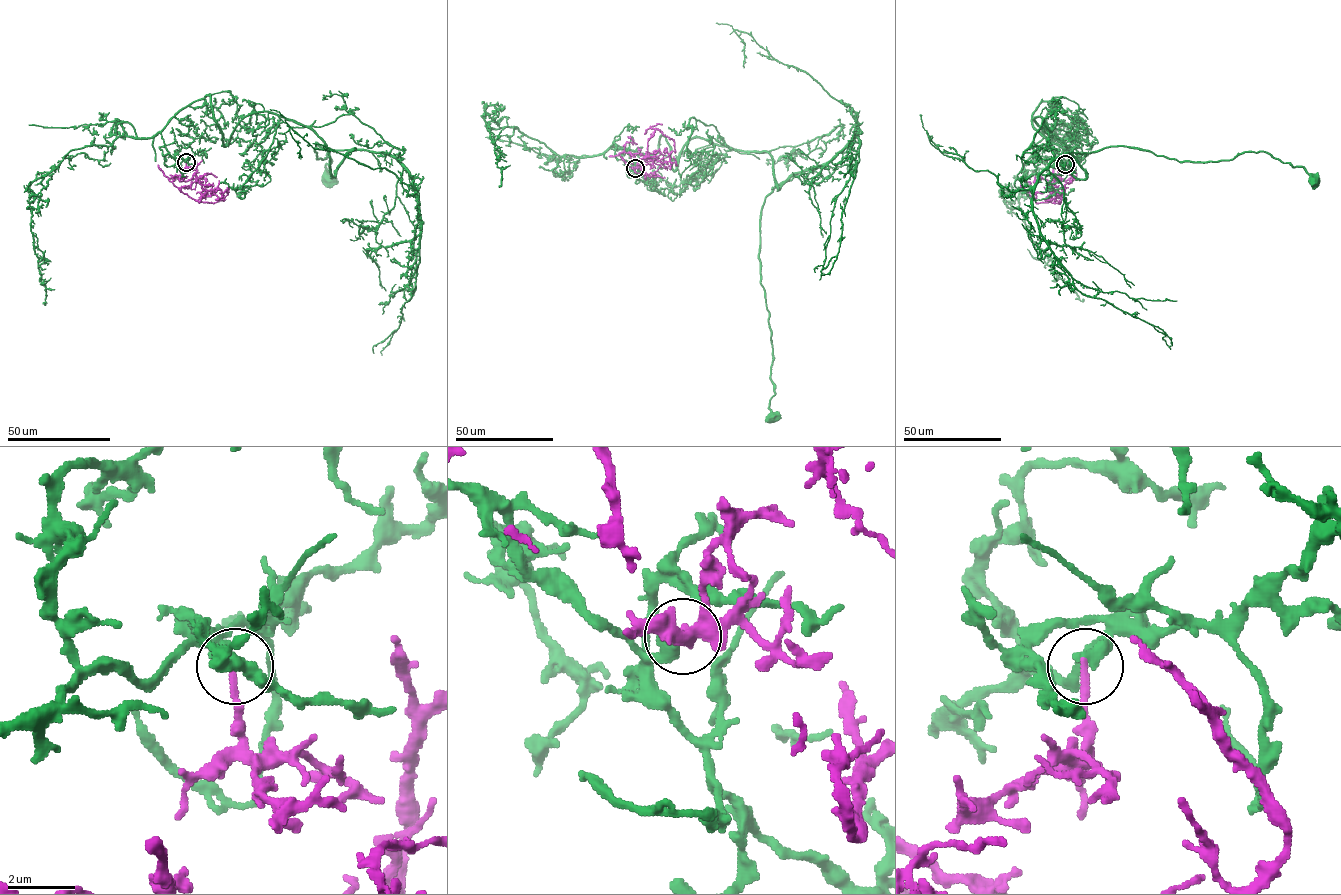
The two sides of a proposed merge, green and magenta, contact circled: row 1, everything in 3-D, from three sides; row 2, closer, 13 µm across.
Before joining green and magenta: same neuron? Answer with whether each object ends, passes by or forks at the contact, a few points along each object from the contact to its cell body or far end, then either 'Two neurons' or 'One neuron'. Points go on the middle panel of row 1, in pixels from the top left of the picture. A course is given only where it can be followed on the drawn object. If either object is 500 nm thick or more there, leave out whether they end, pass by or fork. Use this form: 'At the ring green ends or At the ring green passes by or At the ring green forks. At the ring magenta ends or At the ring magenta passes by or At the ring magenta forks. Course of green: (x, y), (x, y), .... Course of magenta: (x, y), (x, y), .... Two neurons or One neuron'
At the ring green ends. At the ring magenta ends. Course of green: (635, 168), (616, 136), (663, 135), (674, 170), (702, 138), (796, 174), (760, 221), (771, 417). Course of magenta: (635, 168), (646, 158), (631, 153), (637, 159), (648, 156), (648, 140), (655, 129), (673, 141), (674, 152). One neuron

